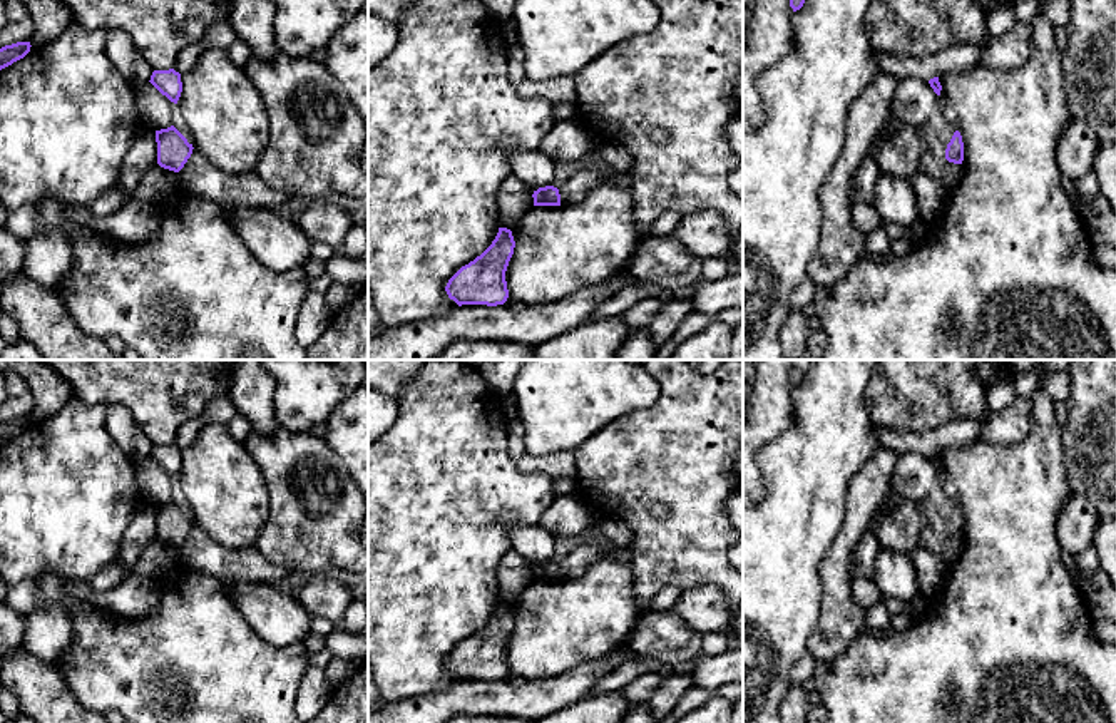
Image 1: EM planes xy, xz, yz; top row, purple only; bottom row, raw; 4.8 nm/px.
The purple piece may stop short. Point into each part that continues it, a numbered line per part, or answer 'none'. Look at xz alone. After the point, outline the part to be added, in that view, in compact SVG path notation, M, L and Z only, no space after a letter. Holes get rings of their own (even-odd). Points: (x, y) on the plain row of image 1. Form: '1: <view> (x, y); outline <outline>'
none

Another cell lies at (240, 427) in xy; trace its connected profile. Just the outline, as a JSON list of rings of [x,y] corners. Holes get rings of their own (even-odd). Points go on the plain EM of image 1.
[[[236,413],[233,420],[228,423],[228,430],[236,438],[236,442],[244,445],[248,435],[251,433],[251,423],[246,417]]]

